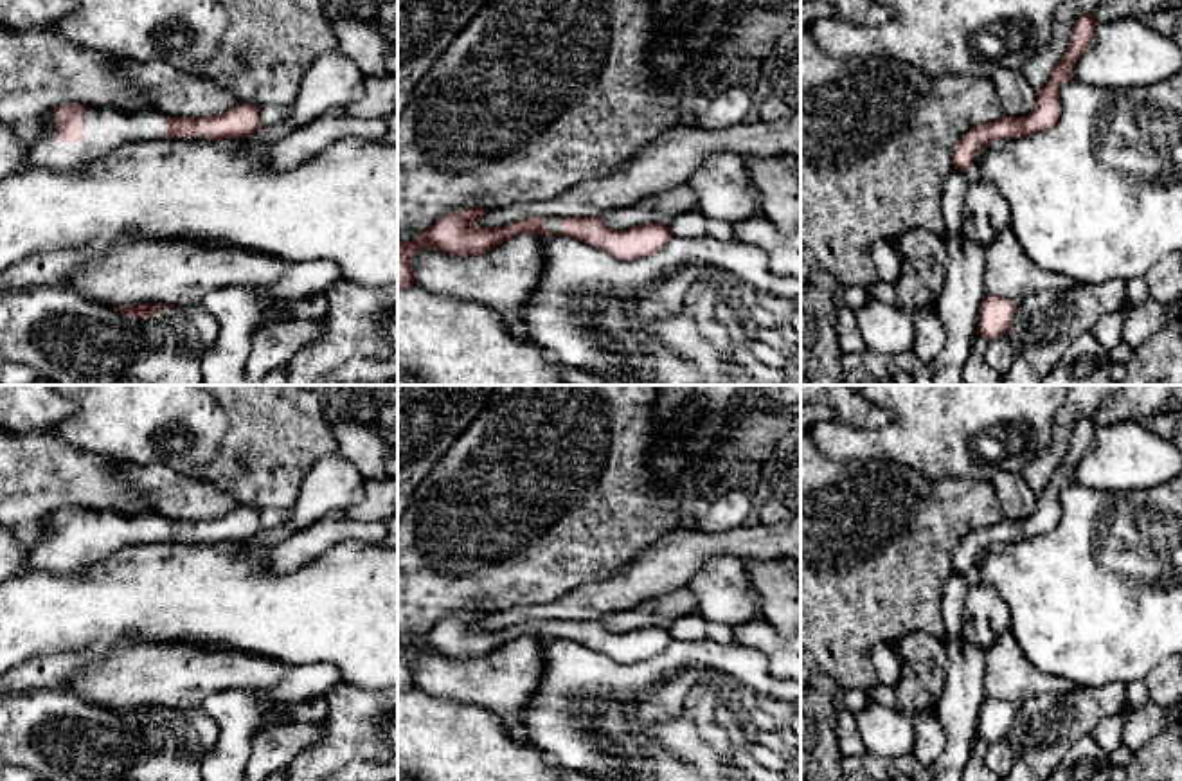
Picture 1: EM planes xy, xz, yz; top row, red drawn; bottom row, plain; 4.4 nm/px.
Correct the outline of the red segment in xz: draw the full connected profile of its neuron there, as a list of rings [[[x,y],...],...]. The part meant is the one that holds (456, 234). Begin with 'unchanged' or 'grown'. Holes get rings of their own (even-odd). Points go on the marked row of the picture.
grown; [[[470,205],[441,216],[414,241],[398,241],[398,288],[416,284],[412,257],[421,248],[434,248],[446,256],[468,257],[489,252],[520,234],[567,236],[608,252],[615,259],[631,261],[664,248],[673,234],[669,227],[649,221],[626,230],[612,230],[601,214],[590,218],[529,216],[504,227],[477,227],[489,209]]]

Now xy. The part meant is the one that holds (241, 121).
grown; [[[72,103],[49,112],[47,119],[49,128],[31,146],[27,167],[70,171],[124,142],[245,139],[261,128],[259,106],[248,103],[212,117],[173,117],[157,110],[124,113]]]

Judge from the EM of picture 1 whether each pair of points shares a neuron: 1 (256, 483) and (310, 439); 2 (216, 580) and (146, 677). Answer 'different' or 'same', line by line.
1: same
2: different

